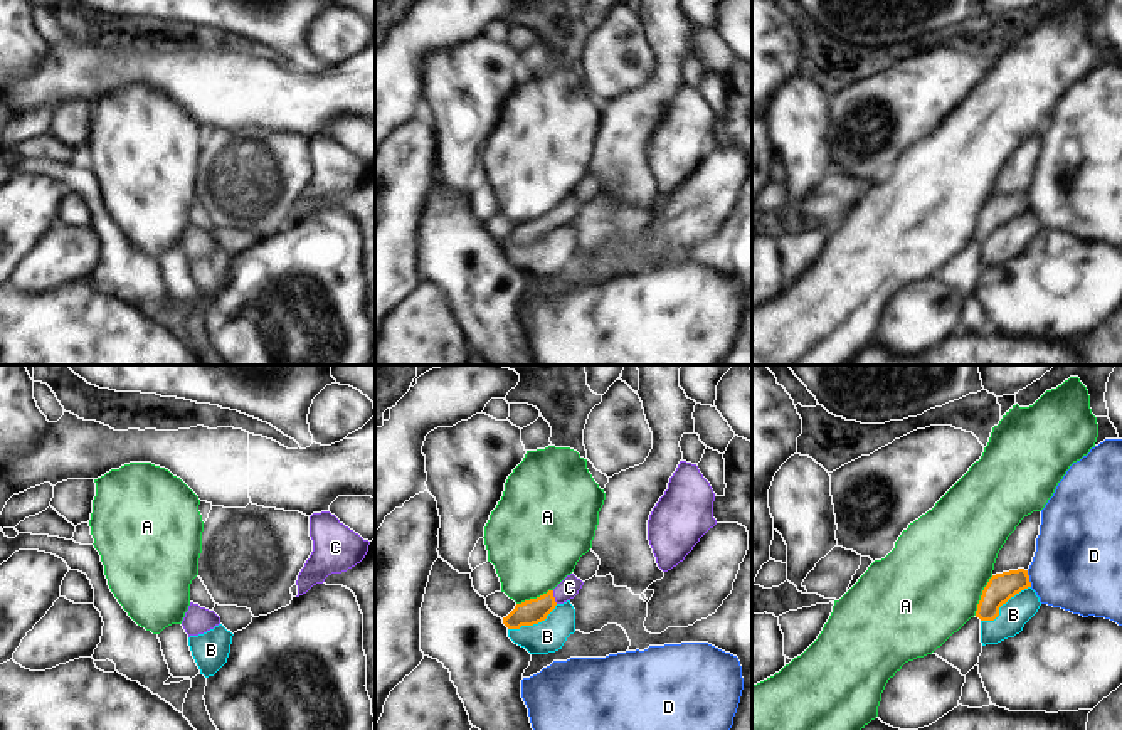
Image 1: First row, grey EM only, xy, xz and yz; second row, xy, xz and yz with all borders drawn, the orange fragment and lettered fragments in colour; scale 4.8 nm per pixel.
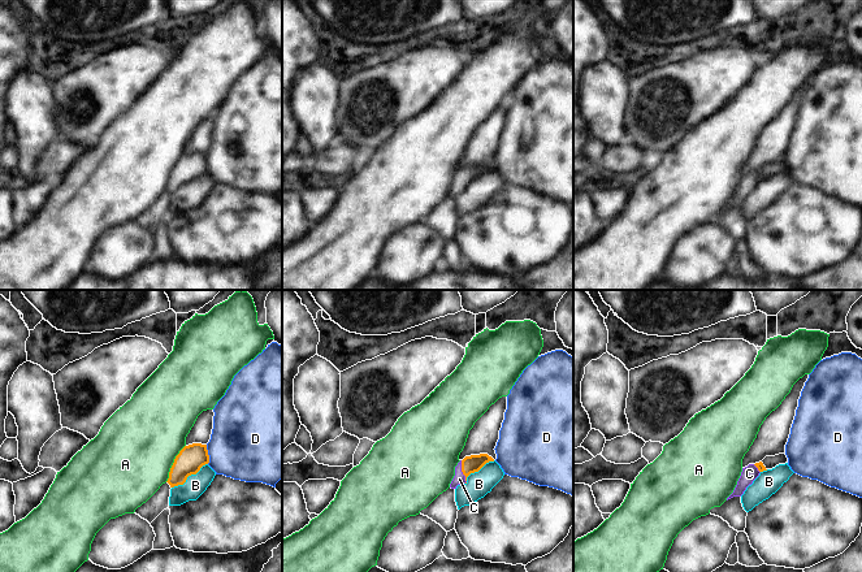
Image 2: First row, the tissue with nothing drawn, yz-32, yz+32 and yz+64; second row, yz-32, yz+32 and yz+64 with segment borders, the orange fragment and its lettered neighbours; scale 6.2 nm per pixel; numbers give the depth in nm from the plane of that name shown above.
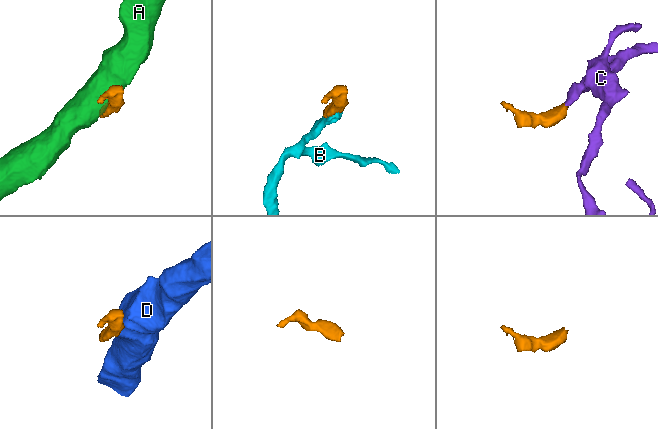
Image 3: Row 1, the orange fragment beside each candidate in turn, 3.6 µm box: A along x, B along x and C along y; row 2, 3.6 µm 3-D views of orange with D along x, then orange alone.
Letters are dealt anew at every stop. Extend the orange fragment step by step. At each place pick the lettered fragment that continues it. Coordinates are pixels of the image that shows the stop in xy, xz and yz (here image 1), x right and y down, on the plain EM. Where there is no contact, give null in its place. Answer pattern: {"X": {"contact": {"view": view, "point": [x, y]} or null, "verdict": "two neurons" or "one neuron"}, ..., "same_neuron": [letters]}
{"A": {"contact": {"view": "yz", "point": [981, 219]}, "verdict": "two neurons"}, "B": {"contact": {"view": "yz", "point": [1003, 226]}, "verdict": "two neurons"}, "C": {"contact": {"view": "xz", "point": [554, 221]}, "verdict": "one neuron"}, "D": {"contact": {"view": "yz", "point": [1028, 202]}, "verdict": "two neurons"}, "same_neuron": ["C"]}

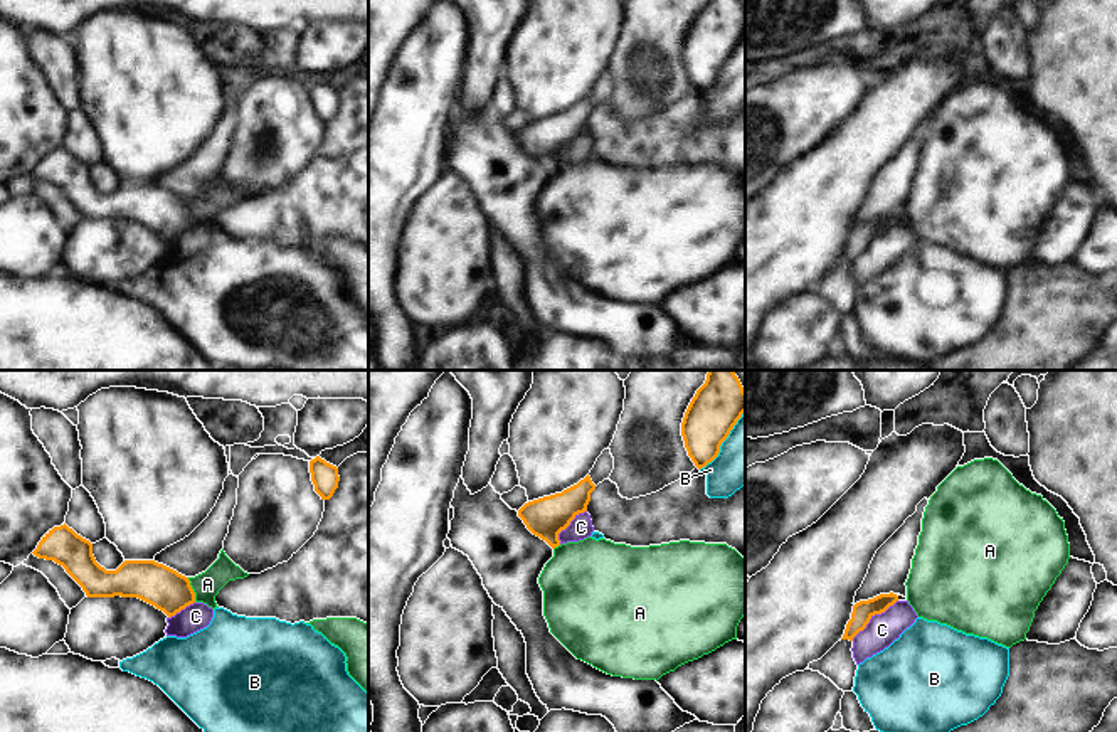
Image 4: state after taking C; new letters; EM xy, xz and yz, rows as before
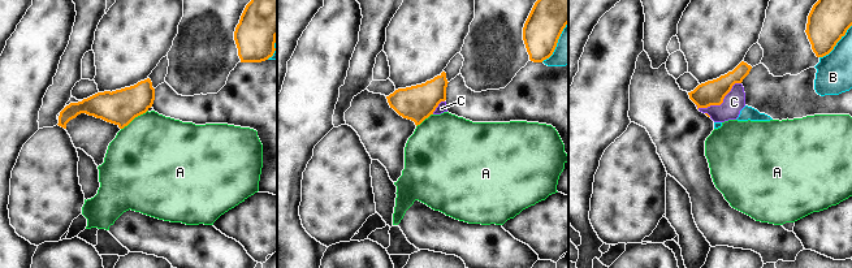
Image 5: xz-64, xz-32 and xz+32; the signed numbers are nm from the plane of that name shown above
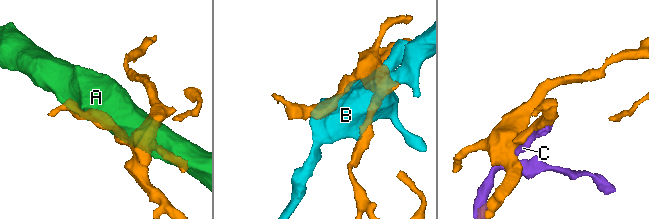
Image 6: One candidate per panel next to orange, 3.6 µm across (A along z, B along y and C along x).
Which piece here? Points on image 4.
{"A": {"contact": {"view": "xy", "point": [192, 212]}, "verdict": "two neurons"}, "B": {"contact": {"view": "xz", "point": [724, 63]}, "verdict": "two neurons"}, "C": {"contact": {"view": "yz", "point": [873, 238]}, "verdict": "two neurons"}, "same_neuron": []}

